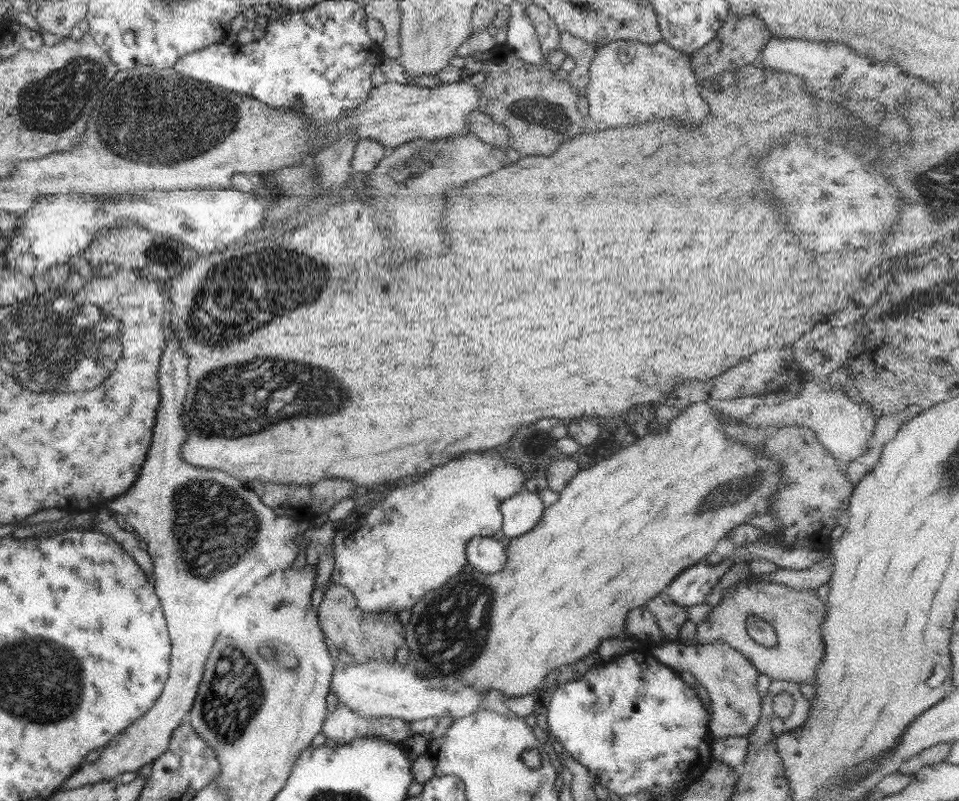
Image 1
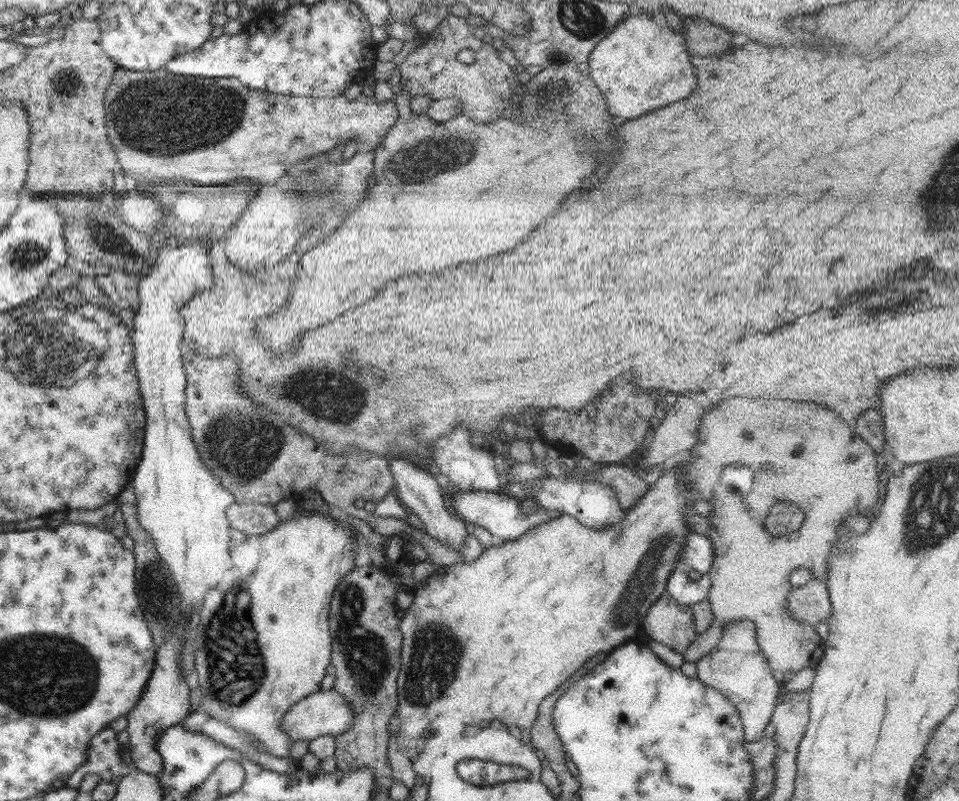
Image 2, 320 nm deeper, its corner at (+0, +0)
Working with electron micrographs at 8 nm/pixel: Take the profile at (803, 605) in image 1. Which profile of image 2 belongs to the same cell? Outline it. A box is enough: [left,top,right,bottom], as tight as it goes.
[682,397,880,686]

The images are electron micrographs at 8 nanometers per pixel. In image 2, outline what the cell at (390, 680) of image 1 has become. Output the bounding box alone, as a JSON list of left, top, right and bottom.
[280,689,356,742]

